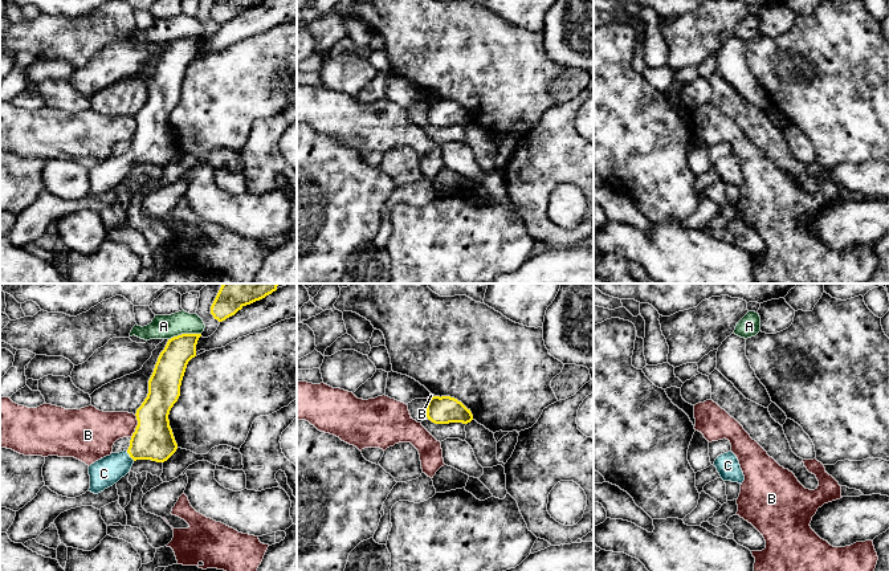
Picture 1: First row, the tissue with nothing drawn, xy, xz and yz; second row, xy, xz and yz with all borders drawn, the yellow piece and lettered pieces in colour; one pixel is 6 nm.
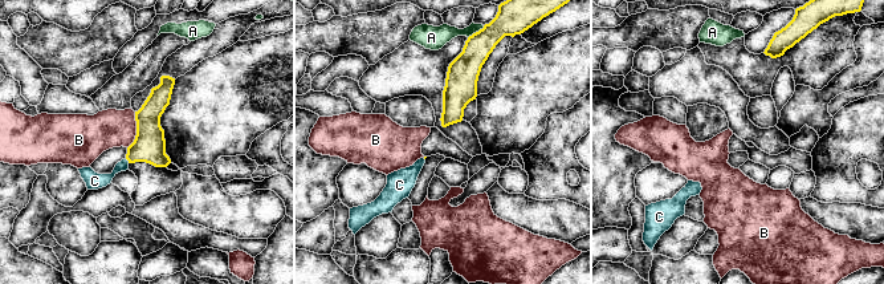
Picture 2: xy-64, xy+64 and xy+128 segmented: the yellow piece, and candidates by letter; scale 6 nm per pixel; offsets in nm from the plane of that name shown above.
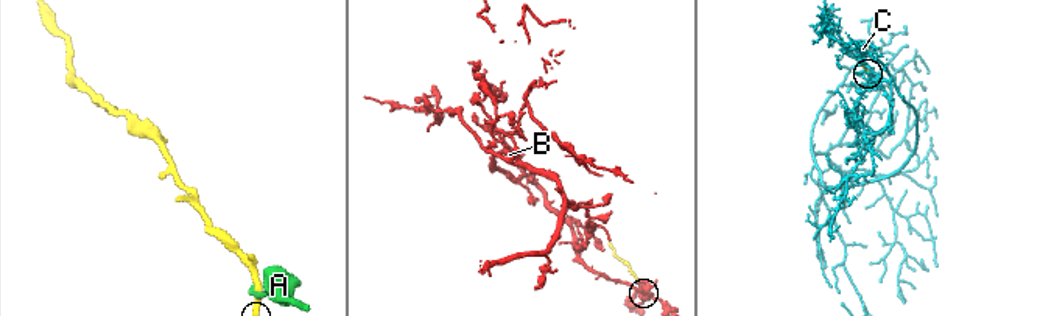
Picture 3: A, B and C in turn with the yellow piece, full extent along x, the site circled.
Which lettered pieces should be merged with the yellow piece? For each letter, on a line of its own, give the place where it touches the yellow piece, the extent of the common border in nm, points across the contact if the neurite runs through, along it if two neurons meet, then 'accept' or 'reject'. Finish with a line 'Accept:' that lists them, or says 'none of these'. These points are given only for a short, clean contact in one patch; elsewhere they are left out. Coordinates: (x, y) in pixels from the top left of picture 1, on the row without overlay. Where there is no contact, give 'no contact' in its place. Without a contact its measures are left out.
A: contact xy (184, 37); length 200 nm; border xy (200, 36), (182, 36), (168, 43); reject
B: contact xy (137, 129); length 140 nm; border xy (135, 118), (135, 134), (130, 139); reject
C: contact xy (130, 159); length 80 nm; way xy (153, 142), (130, 159), (104, 176); accept
Accept: C

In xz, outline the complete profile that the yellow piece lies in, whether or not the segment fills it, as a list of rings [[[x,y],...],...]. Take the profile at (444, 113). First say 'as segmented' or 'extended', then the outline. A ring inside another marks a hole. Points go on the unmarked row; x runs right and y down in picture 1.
as segmented; [[[432,99],[427,107],[427,121],[435,127],[468,127],[473,123],[470,113],[450,99]]]

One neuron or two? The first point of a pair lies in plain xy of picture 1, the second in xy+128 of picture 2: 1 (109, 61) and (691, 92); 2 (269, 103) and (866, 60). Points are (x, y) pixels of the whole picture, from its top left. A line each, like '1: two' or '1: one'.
1: one
2: one

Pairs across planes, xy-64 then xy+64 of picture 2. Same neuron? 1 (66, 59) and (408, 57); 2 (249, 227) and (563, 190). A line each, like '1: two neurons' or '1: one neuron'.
1: two neurons
2: two neurons

